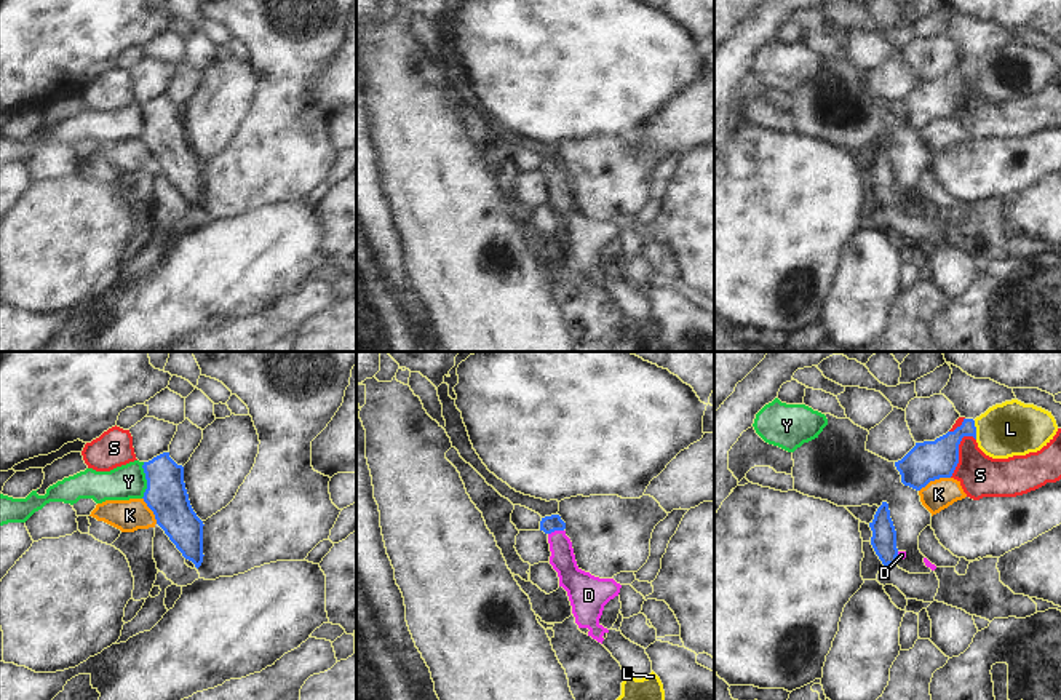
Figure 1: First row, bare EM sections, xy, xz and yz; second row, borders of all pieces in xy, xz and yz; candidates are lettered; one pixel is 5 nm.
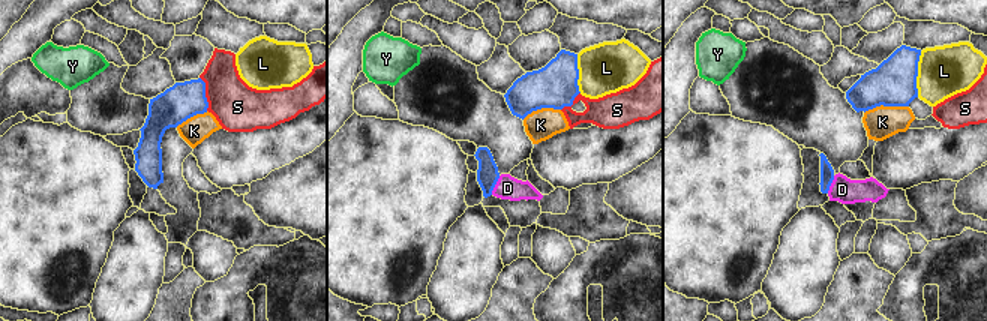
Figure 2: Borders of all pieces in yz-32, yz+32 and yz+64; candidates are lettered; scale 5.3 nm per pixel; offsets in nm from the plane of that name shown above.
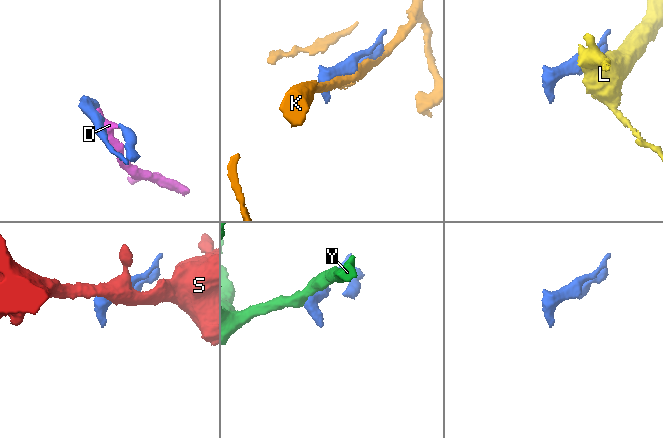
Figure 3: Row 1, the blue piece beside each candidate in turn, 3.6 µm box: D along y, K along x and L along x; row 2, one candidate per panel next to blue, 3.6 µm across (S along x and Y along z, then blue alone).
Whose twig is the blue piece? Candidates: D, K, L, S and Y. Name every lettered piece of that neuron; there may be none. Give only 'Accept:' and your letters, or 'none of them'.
Accept: D.

